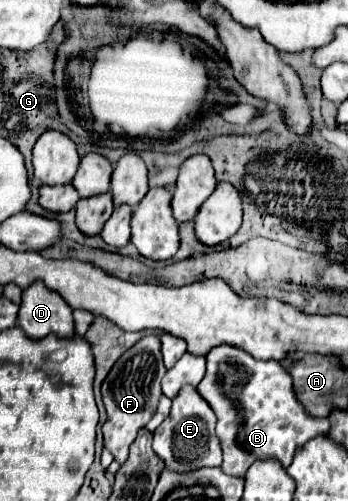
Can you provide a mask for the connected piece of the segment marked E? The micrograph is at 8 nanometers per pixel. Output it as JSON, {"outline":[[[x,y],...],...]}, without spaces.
{"outline":[[[183,385],[183,389],[173,399],[173,409],[169,417],[155,429],[153,433],[153,451],[159,459],[165,461],[165,467],[175,473],[191,473],[203,467],[217,467],[221,465],[221,445],[215,433],[215,413],[199,397],[197,389],[191,385]]]}

